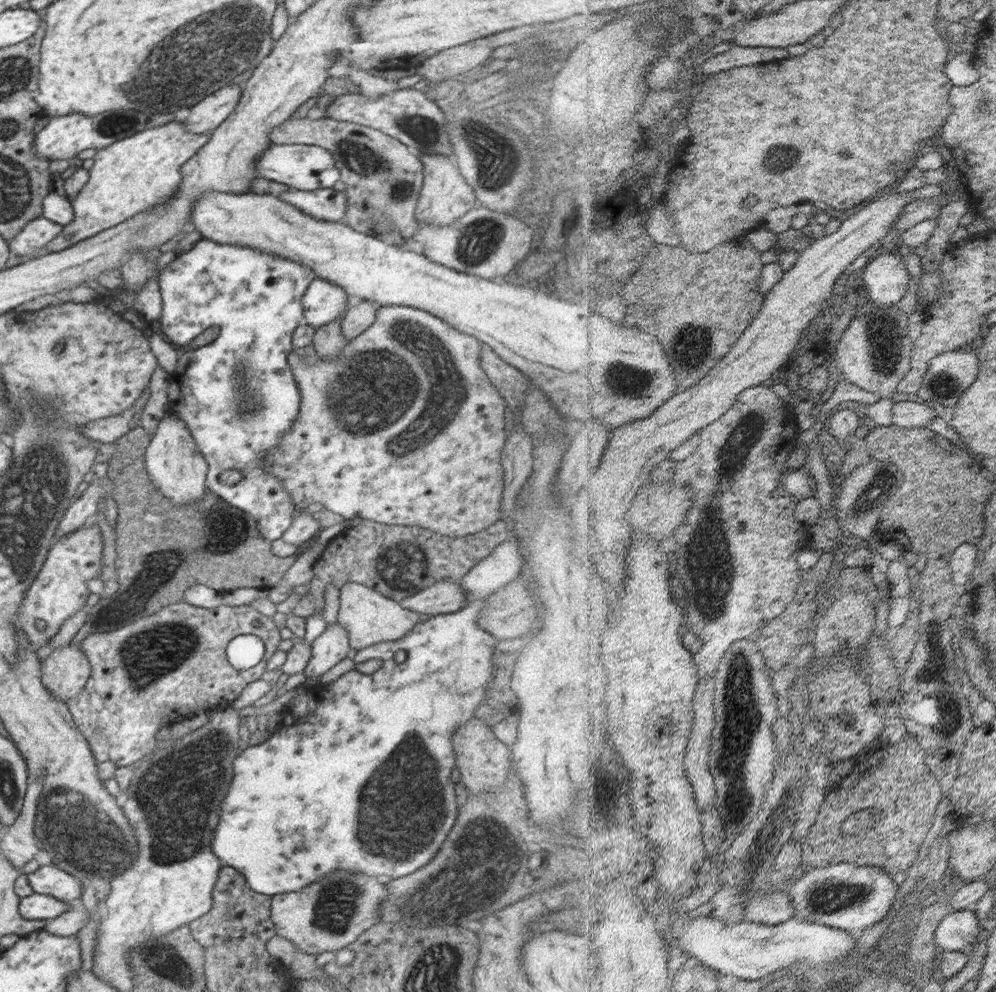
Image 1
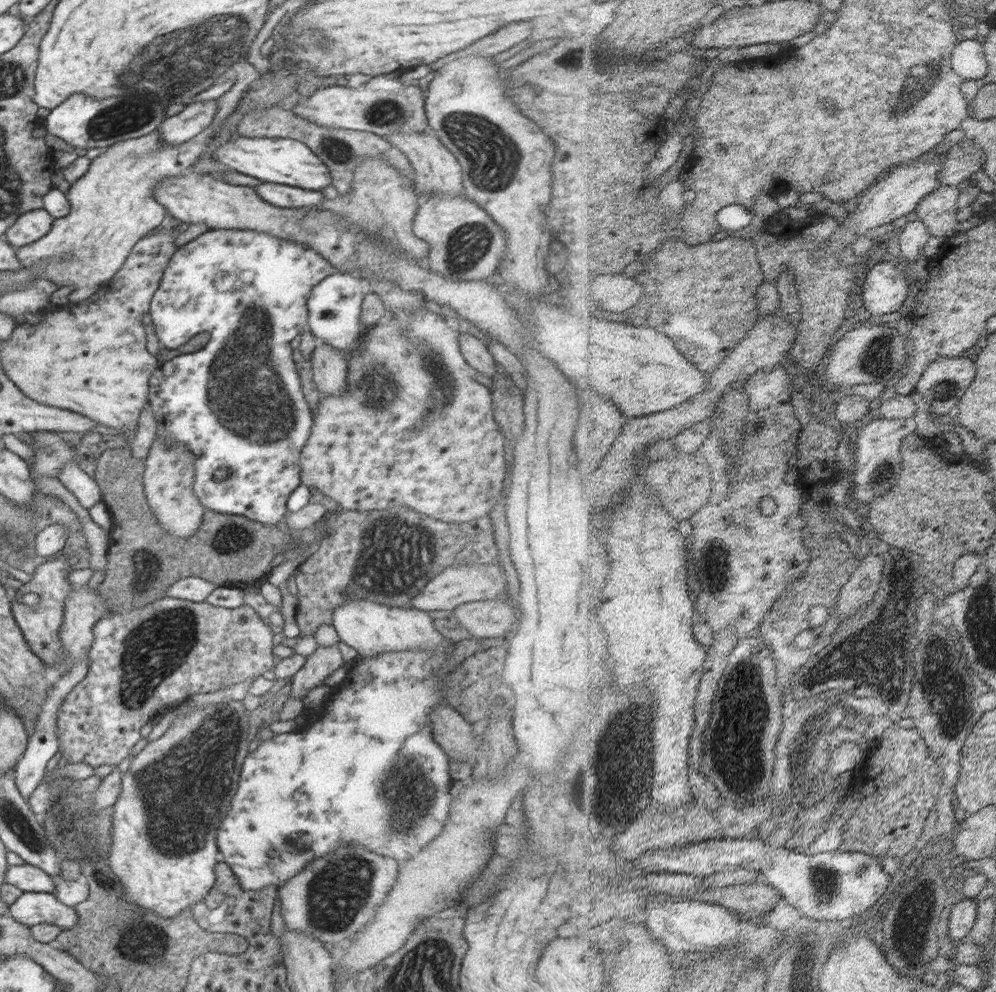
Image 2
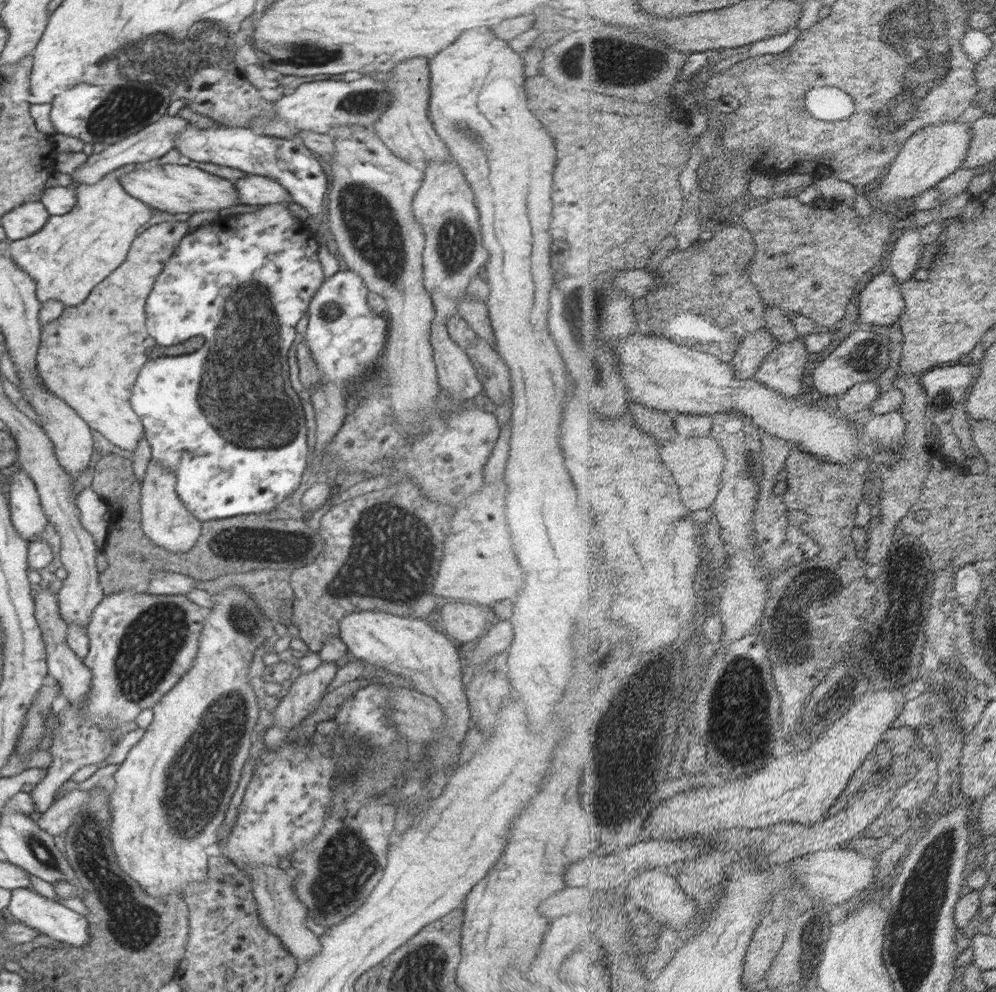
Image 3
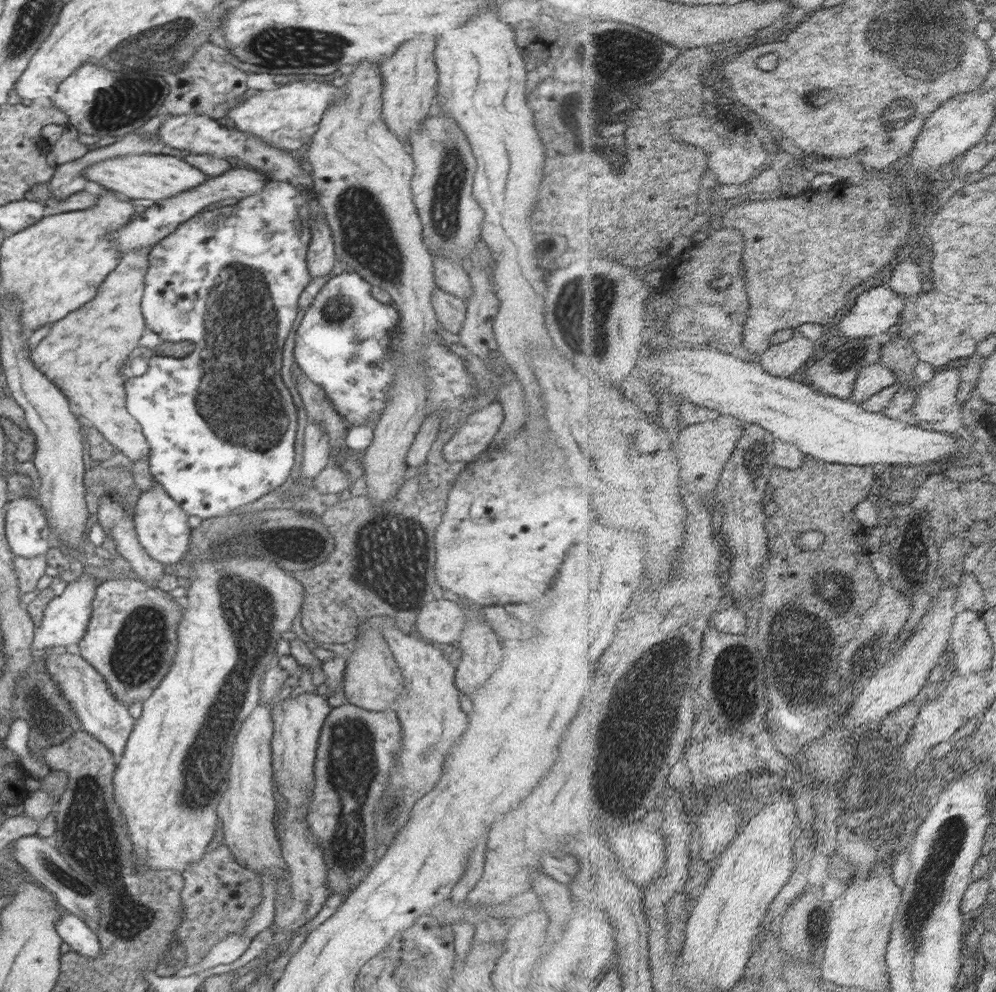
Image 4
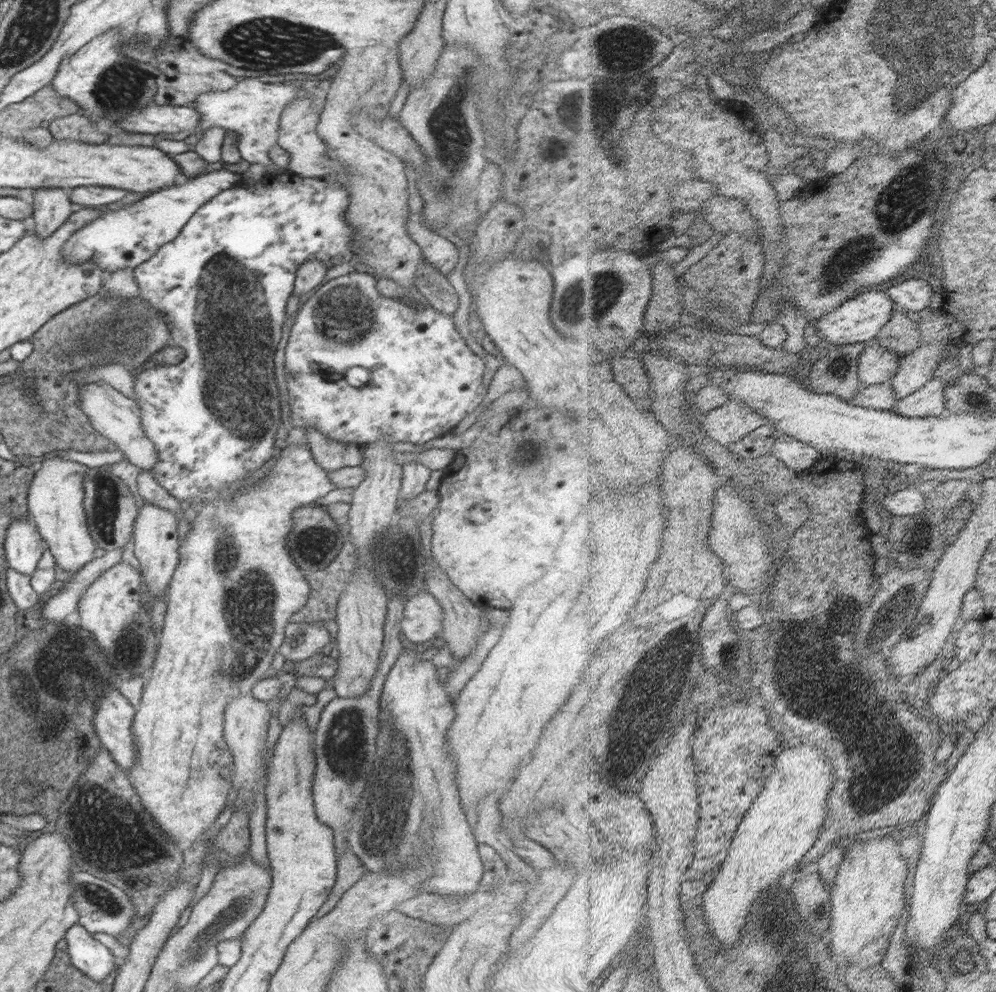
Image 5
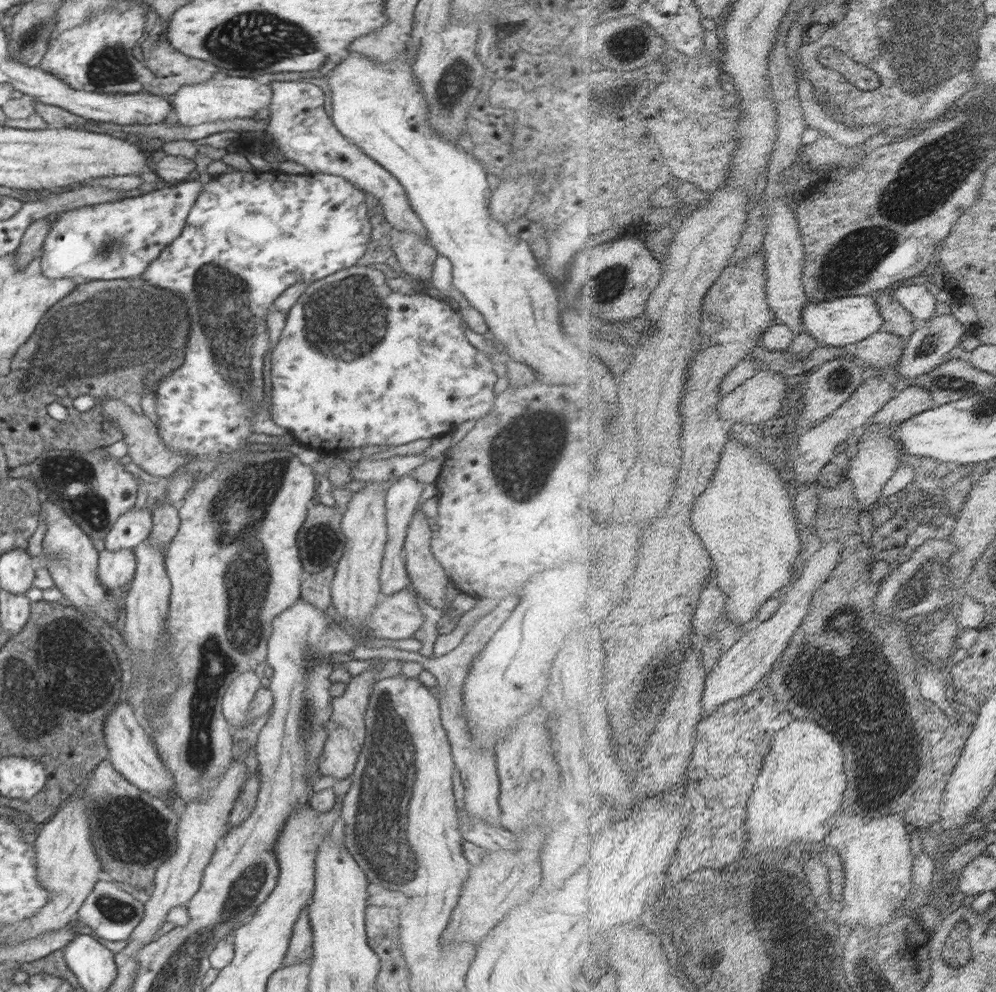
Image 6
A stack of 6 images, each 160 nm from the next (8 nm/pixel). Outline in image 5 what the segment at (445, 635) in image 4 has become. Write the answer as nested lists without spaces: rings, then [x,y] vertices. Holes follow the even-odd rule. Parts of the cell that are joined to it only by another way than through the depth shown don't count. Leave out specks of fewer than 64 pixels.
[[[427,591],[419,592],[406,601],[403,615],[400,626],[406,644],[426,642],[442,636],[445,614],[438,599]]]

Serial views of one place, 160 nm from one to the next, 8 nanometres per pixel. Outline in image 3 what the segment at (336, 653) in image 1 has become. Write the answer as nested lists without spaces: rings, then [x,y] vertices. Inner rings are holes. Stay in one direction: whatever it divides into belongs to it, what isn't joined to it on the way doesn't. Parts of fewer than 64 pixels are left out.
[[[322,662],[316,670],[301,674],[291,684],[289,691],[282,694],[281,703],[272,711],[274,725],[293,729],[317,708],[322,695],[337,674],[337,665]]]

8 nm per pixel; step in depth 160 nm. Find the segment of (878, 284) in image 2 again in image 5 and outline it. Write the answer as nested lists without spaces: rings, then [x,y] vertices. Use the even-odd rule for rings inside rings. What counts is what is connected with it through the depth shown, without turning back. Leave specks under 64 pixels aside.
[[[888,290],[868,291],[846,301],[838,310],[815,322],[825,341],[832,347],[859,342],[874,342],[884,327],[892,320],[897,309],[898,304]]]

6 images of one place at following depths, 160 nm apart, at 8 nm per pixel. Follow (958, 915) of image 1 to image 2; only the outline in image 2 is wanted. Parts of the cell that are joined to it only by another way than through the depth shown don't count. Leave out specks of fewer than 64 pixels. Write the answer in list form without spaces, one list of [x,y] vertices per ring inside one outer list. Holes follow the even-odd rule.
[[[962,899],[953,906],[950,914],[949,937],[957,946],[957,941],[964,941],[977,926],[979,905],[976,899]]]

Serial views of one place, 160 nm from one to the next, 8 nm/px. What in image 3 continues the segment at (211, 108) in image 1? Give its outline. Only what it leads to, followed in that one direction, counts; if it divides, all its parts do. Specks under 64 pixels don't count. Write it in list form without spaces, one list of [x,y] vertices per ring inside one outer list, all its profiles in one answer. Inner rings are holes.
[[[162,115],[154,124],[147,126],[140,132],[136,132],[133,136],[107,145],[100,153],[93,152],[82,166],[79,166],[73,174],[70,174],[72,186],[75,188],[78,184],[95,184],[109,172],[115,171],[124,165],[153,163],[154,160],[159,159],[175,148],[175,138],[188,126],[191,126],[190,122],[178,115]]]

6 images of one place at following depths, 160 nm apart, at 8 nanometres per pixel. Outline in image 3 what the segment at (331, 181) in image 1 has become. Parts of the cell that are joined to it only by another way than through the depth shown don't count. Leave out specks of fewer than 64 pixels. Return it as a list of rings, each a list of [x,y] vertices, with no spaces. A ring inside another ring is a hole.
[[[191,125],[175,138],[174,149],[178,149],[182,156],[187,156],[196,162],[206,161],[234,168],[245,174],[271,178],[274,182],[278,182],[291,194],[291,200],[308,210],[310,216],[318,214],[316,220],[320,222],[320,226],[316,231],[316,236],[322,237],[325,244],[328,241],[322,235],[328,228],[326,224],[329,224],[329,219],[323,217],[322,211],[322,200],[324,200],[328,188],[328,176],[324,173],[316,155],[301,139],[267,137],[248,127],[214,126],[198,129]]]

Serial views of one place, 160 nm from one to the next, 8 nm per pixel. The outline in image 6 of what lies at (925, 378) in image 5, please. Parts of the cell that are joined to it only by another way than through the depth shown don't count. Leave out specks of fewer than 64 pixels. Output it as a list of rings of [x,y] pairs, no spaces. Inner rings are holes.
[[[953,313],[918,323],[917,331],[908,341],[901,367],[898,368],[900,372],[900,380],[896,385],[898,393],[911,388],[914,379],[928,374],[928,372],[932,372],[945,362],[948,362],[948,352],[961,344],[960,340],[966,334],[966,330],[968,328]]]

